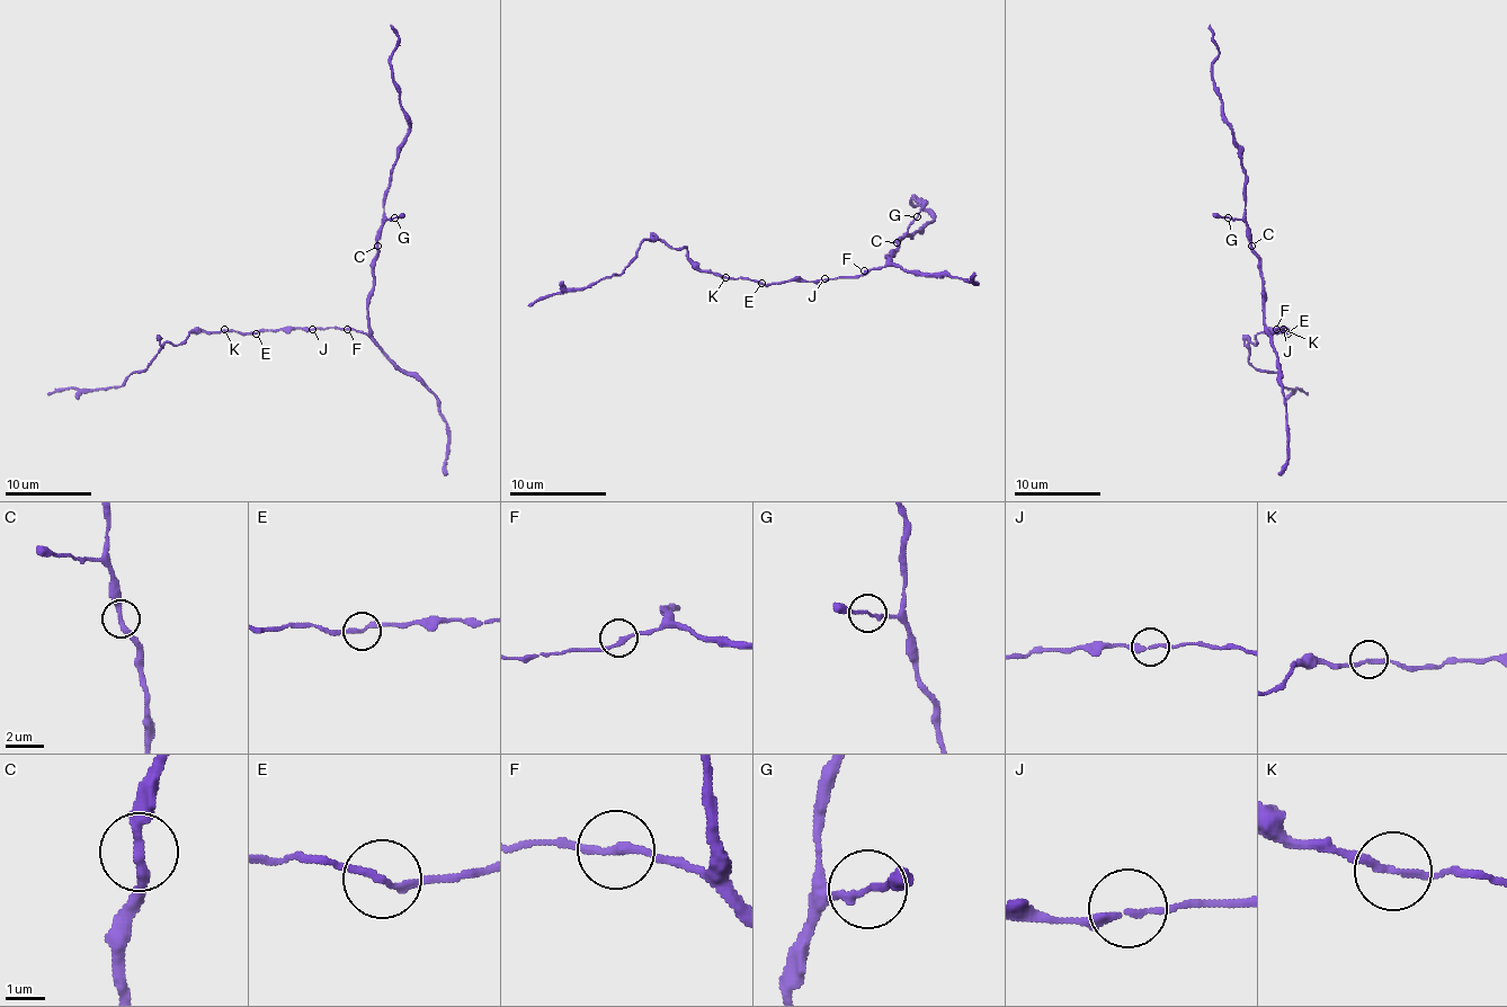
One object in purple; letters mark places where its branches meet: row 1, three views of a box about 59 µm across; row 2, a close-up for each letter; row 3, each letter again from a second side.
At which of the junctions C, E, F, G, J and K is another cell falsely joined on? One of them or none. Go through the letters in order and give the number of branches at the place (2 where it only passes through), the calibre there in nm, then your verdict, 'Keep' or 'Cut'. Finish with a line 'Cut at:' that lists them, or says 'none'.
C: Branches: 2. Thickness 280 nm. Keep
E: Branches: 2. Thickness 180 nm. Keep
F: Branches: 2. Thickness 200 nm. Keep
G: Branches: 2. Thickness 160 nm. Keep
J: Branches: 2. Thickness 200 nm. Keep
K: Branches: 2. Thickness 180 nm. Keep
Cut at: none

